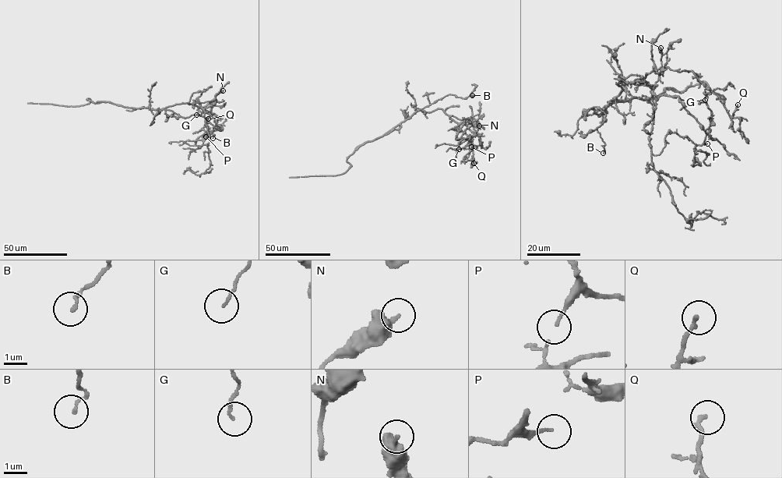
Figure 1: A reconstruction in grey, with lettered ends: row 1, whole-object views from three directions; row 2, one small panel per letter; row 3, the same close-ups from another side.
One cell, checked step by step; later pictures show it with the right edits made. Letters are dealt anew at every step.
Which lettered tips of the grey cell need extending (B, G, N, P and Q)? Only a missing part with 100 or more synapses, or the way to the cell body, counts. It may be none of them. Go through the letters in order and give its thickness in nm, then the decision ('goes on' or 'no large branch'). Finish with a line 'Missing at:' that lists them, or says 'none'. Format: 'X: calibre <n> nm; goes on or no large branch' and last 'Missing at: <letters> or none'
B: calibre 130 nm; no large branch
G: calibre 90 nm; no large branch
N: calibre 300 nm; no large branch
P: calibre 100 nm; no large branch
Q: calibre 190 nm; no large branch
Missing at: none

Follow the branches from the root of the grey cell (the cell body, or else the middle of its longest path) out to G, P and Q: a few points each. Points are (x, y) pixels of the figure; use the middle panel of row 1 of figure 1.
G: (417, 111), (430, 112), (442, 109), (449, 115), (470, 122), (475, 131), (470, 139), (473, 149), (459, 149)
P: (417, 111), (430, 112), (442, 109), (456, 122), (463, 123), (471, 131), (480, 134), (480, 143), (471, 146)
Q: (417, 111), (430, 112), (442, 109), (449, 115), (470, 122), (475, 131), (470, 139), (473, 163)

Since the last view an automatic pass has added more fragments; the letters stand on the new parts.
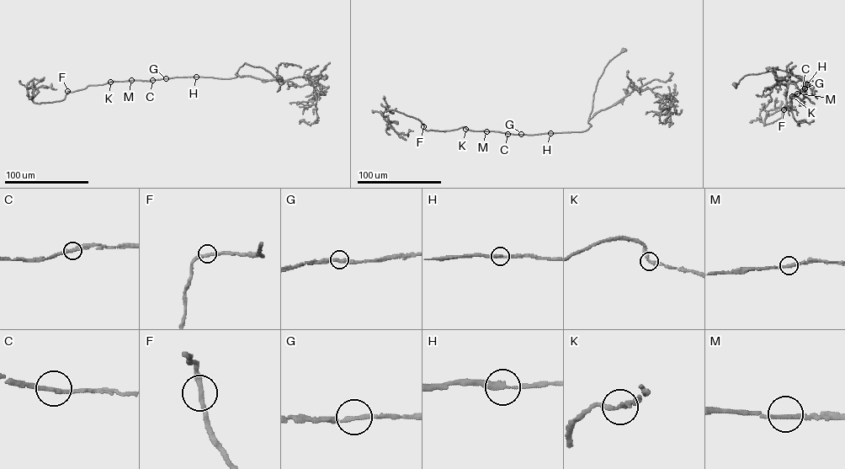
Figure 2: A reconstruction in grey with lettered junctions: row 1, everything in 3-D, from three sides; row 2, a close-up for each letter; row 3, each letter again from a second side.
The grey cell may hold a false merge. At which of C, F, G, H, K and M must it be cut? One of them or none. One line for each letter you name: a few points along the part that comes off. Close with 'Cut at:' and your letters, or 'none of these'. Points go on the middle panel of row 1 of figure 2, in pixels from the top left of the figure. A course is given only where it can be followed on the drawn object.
Cut at: none of these

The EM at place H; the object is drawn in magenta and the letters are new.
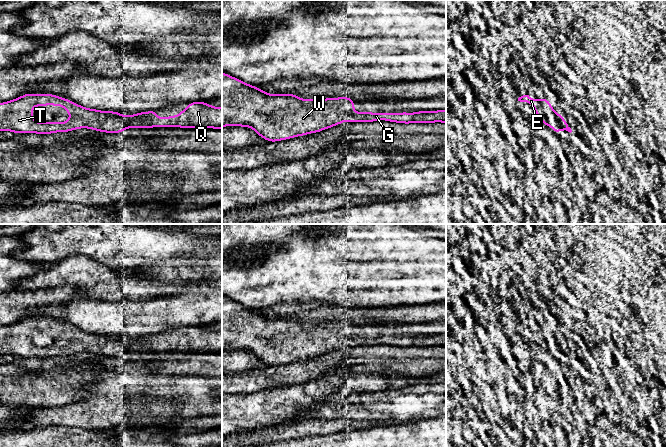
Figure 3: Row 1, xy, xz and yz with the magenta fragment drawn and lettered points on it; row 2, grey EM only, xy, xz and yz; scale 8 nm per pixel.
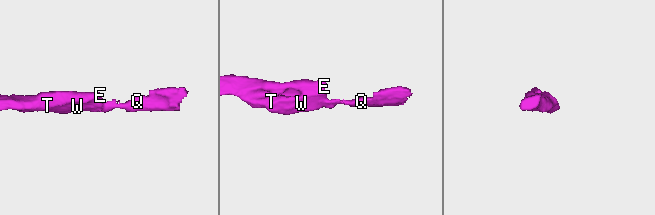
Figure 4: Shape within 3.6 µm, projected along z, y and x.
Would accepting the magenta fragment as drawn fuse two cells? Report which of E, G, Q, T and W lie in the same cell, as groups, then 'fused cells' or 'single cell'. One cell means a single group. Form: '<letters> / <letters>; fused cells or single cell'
E G Q T W; single cell

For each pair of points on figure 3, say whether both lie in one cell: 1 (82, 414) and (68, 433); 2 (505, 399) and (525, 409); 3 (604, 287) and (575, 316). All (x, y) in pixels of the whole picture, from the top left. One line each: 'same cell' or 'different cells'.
1: different cells
2: different cells
3: different cells

